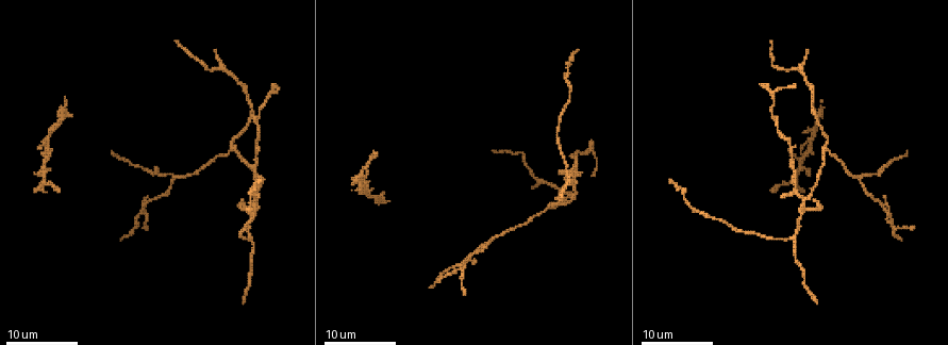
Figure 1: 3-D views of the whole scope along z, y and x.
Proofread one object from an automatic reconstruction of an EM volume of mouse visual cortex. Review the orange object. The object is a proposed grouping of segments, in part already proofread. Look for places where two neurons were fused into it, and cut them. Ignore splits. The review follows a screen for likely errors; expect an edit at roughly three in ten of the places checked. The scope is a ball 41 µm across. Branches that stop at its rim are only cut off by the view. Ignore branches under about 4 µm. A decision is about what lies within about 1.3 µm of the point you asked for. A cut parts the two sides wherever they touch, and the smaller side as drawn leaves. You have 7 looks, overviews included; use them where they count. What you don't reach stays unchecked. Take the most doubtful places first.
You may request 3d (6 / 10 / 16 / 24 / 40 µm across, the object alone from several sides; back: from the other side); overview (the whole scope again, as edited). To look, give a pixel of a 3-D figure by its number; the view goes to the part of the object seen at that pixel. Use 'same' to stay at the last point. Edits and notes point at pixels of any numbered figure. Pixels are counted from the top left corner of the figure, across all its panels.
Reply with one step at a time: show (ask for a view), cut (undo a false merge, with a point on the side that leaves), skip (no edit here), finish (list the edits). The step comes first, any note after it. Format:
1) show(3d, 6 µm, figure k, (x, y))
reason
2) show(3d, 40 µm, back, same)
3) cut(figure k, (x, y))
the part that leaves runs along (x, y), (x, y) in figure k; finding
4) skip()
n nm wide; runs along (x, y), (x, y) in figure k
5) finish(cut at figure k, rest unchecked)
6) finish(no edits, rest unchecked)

show(3d, 24 µm, figure 1, (492, 240))
three arms meet

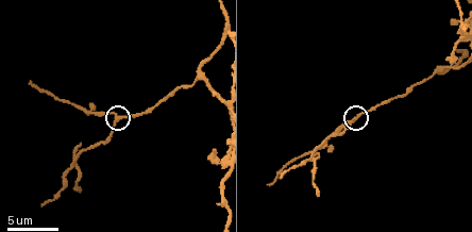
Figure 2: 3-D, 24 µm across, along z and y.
show(3d, 6 µm, figure 2, (115, 116))

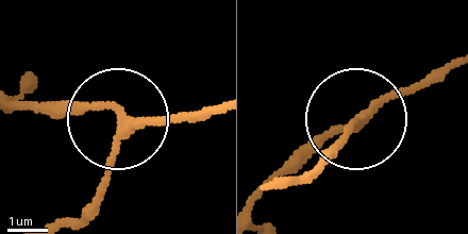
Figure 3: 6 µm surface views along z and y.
skip()
side arm 14 µm; runs along (450, 61), (369, 109), (338, 149) in figure 3; one neuron here

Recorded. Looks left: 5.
show(3d, 10 µm, figure 2, (202, 76))
arms part here

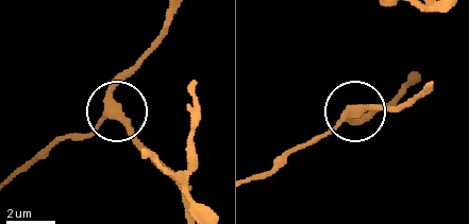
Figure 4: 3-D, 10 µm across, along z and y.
show(3d, 6 µm, figure 4, (114, 105))

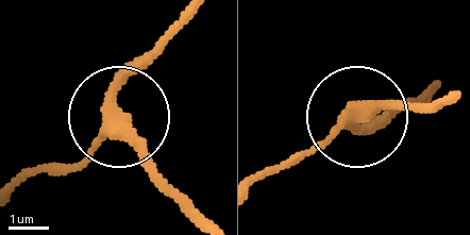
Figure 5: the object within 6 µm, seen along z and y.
skip()
320 nm wide; runs along (259, 180), (354, 119), (371, 129), (418, 99) in figure 5; all the same neuron

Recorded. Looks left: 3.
show(3d, 24 µm, figure 1, (793, 238))
branch point

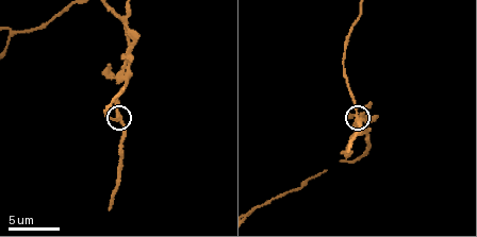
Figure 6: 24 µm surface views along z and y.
show(3d, 10 µm, same)

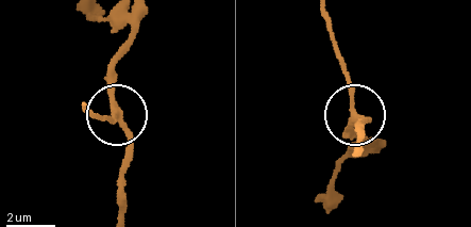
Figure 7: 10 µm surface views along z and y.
skip()
runs along (136, 15), (128, 51), (112, 76), (112, 100), (130, 165) in figure 7; continuous, no second neuron

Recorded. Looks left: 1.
finish(no edits, rest unchecked)

